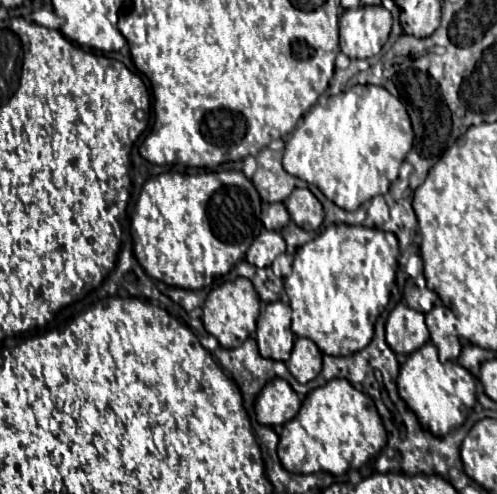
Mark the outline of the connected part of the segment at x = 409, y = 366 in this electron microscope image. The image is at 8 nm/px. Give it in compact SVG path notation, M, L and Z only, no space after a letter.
M431 342L409 354L407 362L401 366L397 386L401 398L417 414L419 422L427 426L435 436L449 434L453 428L461 426L477 402L475 378L457 362L441 364L437 358L437 348Z

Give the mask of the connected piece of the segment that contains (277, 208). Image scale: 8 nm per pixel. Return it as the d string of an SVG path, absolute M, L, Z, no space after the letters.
M277 202L277 204L265 204L263 206L263 214L261 214L261 220L265 224L267 230L281 230L289 224L289 212L285 208L285 204Z

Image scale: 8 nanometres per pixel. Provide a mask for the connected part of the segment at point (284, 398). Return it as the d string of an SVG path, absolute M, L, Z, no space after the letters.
M275 378L265 384L255 400L255 414L259 424L281 426L287 420L293 420L299 412L301 400L295 390L281 378Z

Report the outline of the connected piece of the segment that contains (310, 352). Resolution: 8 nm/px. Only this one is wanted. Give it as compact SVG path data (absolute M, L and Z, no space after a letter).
M297 338L295 348L291 352L291 358L287 360L287 368L293 374L293 378L301 384L307 384L313 380L321 370L321 350L317 344L309 338Z

